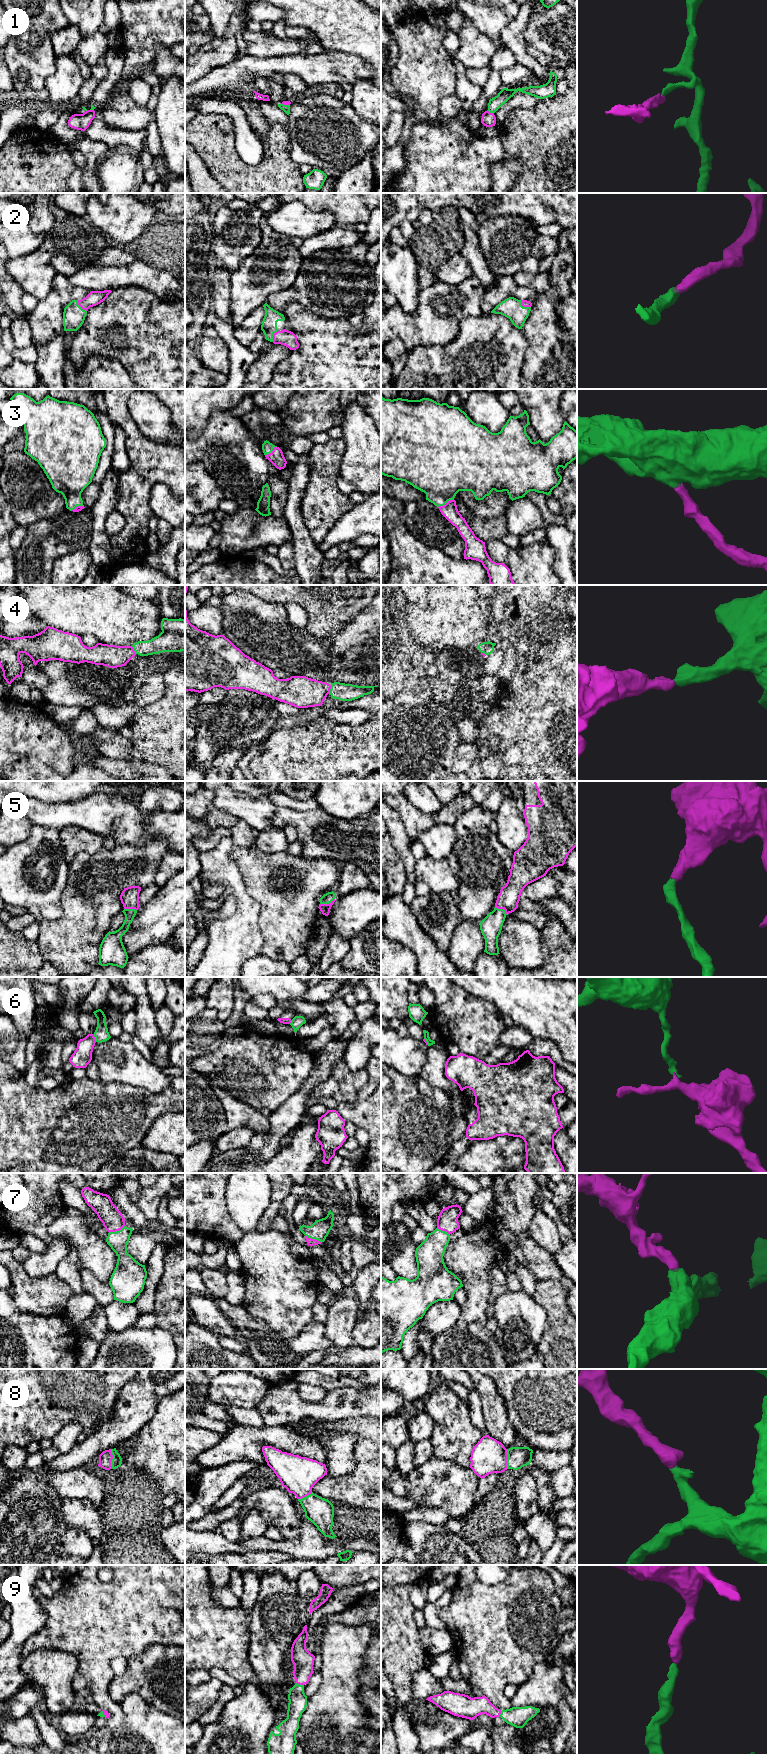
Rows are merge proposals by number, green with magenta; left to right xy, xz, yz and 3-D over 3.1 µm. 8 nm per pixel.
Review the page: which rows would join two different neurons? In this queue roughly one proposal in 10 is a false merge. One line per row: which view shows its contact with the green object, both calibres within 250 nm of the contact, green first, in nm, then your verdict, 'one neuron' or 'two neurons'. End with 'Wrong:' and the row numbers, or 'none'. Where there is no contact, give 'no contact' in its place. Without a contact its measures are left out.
1: meets green in yz; 100 nm thick on the green side, 120 nm on the other; two neurons
2: meets green in yz; 160 nm thick on the green side, 60 nm on the other; one neuron
3: meets green in yz; 400 nm thick on the green side, 120 nm on the other; one neuron
4: meets green in xz; 140 nm thick on the green side, 260 nm on the other; one neuron
5: meets green in xz; 90 nm thick on the green side, 80 nm on the other; one neuron
6: meets green in xy; 120 nm thick on the green side, 160 nm on the other; two neurons
7: meets green in xz; 160 nm thick on the green side, 60 nm on the other; one neuron
8: meets green in xy; 90 nm thick on the green side, 110 nm on the other; one neuron
9: meets green in xz; 150 nm thick on the green side, 170 nm on the other; one neuron
Wrong: 1, 6

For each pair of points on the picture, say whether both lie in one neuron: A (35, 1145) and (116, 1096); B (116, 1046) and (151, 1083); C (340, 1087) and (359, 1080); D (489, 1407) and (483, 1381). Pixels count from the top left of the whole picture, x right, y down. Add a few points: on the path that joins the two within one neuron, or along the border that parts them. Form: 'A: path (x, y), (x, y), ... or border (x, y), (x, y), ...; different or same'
A: path (55, 1130), (73, 1130), (96, 1110); same
B: path (125, 1053), (127, 1059), (141, 1073); same
C: path (345, 1085), (354, 1081); same
D: path (489, 1401), (489, 1394), (485, 1387); same

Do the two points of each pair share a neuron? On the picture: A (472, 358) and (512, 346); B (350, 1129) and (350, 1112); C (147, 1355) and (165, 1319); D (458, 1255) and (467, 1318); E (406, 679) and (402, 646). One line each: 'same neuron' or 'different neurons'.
A: same neuron
B: different neurons
C: different neurons
D: same neuron
E: same neuron

